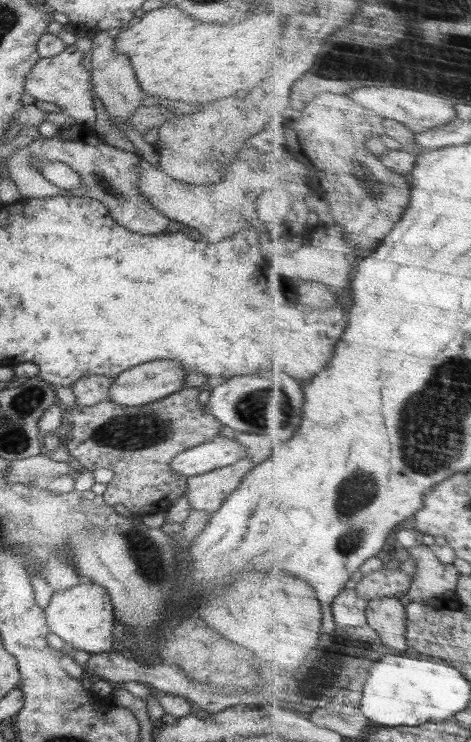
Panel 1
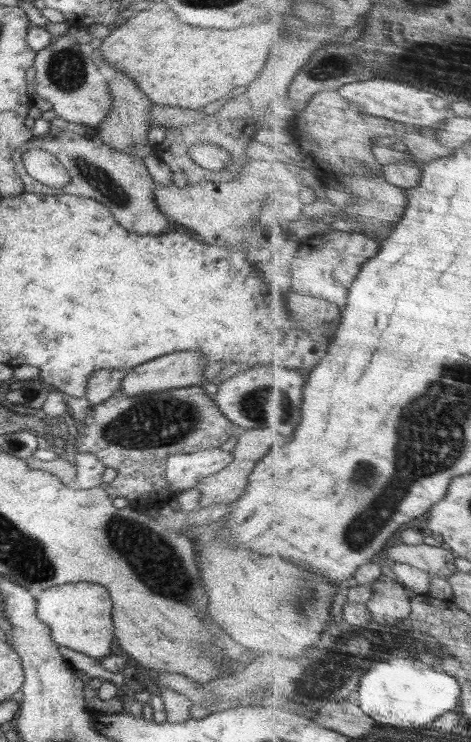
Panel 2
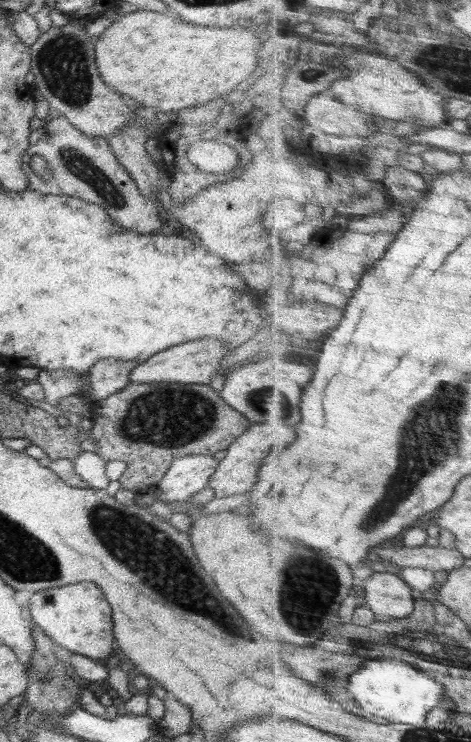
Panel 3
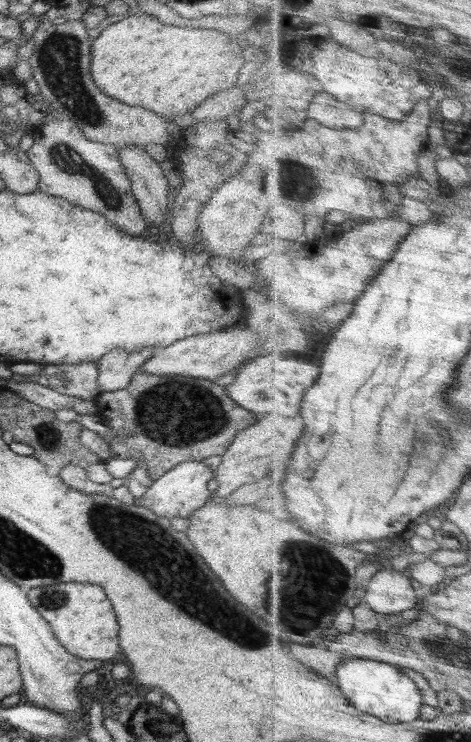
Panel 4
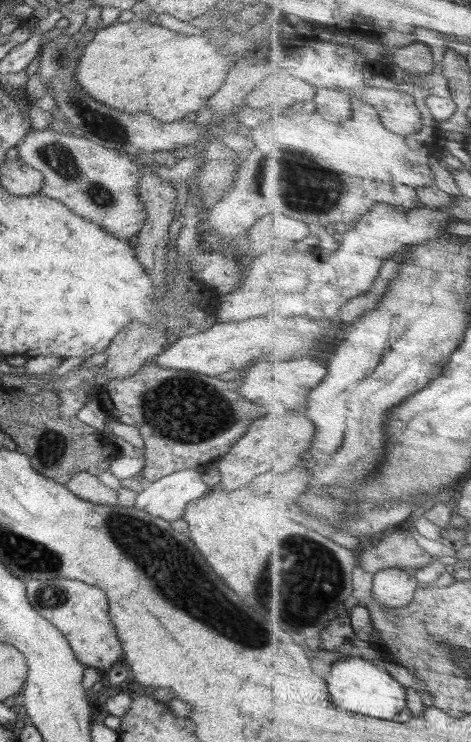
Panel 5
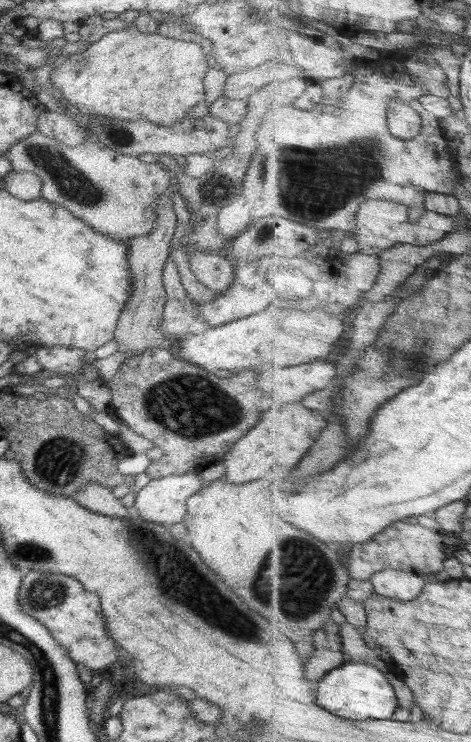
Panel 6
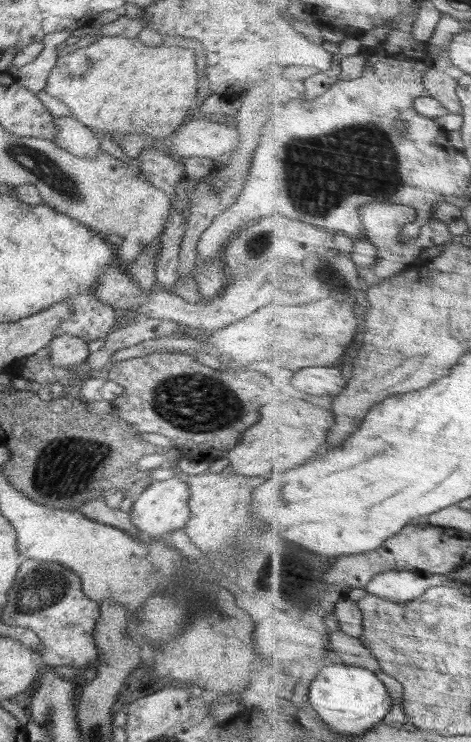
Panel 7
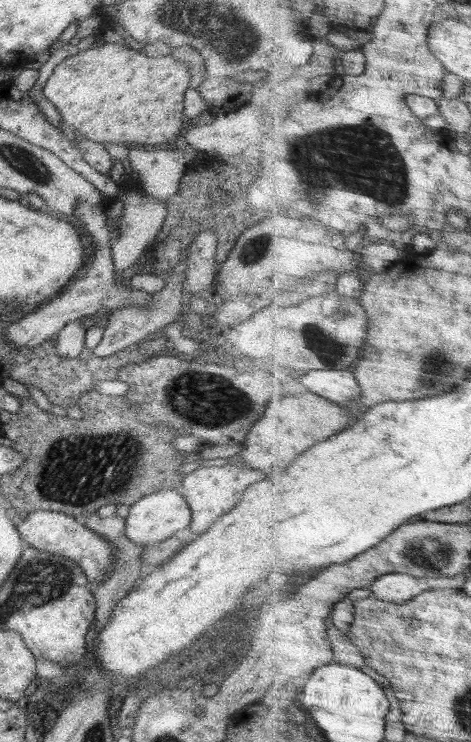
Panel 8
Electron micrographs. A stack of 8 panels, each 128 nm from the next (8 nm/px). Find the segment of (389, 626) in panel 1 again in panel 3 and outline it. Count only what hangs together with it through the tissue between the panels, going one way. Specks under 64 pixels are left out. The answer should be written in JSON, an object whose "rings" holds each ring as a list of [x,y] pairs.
{"rings":[[[390,572],[375,573],[365,581],[363,591],[367,595],[367,605],[374,610],[377,621],[391,621],[410,617],[415,612],[418,593],[400,574]]]}

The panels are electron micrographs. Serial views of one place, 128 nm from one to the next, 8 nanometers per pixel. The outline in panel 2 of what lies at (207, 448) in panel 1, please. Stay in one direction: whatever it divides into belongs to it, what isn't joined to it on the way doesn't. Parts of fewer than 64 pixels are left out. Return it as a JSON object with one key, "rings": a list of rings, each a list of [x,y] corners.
{"rings":[[[220,447],[193,453],[176,453],[169,456],[166,479],[170,490],[182,492],[194,488],[200,479],[216,474],[234,460],[234,454]]]}

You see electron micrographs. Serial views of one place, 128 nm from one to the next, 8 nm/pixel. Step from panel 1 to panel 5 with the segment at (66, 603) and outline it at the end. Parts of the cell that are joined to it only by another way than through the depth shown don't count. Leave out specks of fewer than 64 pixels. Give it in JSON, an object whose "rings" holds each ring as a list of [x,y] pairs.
{"rings":[[[28,580],[26,596],[34,610],[48,620],[66,638],[77,660],[87,668],[110,669],[119,662],[123,648],[117,636],[115,624],[108,616],[108,598],[96,586],[80,580]]]}

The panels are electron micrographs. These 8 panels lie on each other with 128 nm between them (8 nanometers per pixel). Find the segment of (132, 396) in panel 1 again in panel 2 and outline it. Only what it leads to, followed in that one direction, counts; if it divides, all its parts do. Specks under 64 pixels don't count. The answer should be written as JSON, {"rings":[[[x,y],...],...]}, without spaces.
{"rings":[[[172,352],[164,356],[158,356],[154,360],[148,360],[138,364],[129,370],[126,370],[126,376],[123,378],[121,390],[124,396],[138,396],[144,392],[162,392],[172,390],[172,388],[182,388],[206,383],[204,379],[204,368],[206,358],[202,352]]]}

